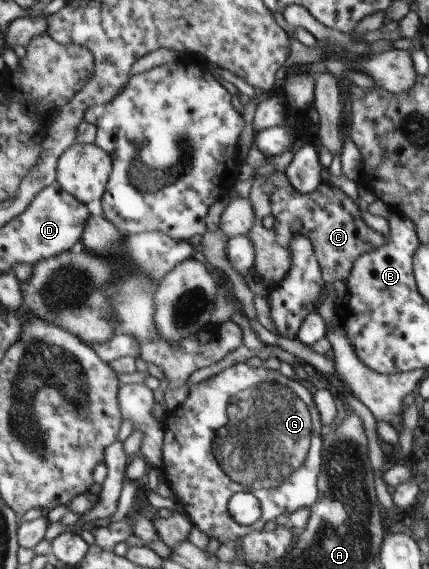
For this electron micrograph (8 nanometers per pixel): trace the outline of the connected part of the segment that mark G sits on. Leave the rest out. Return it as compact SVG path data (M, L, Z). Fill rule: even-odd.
M245 362L236 363L203 382L191 384L188 396L184 402L180 403L173 411L166 413L163 421L165 427L162 443L162 472L174 498L182 506L184 514L191 520L194 527L197 527L208 536L209 540L216 538L220 544L224 544L224 542L236 542L238 539L242 540L244 536L251 532L263 530L262 528L264 528L267 522L287 519L290 513L302 507L311 507L318 500L317 482L320 469L322 468L322 437L325 427L320 420L320 413L316 408L312 391L313 389L307 383L303 383L296 378L288 378L282 375L280 371L268 370L264 367L251 368ZM244 490L252 492L258 498L261 505L262 516L252 525L238 524L230 516L230 512L228 512L230 498L237 492Z

